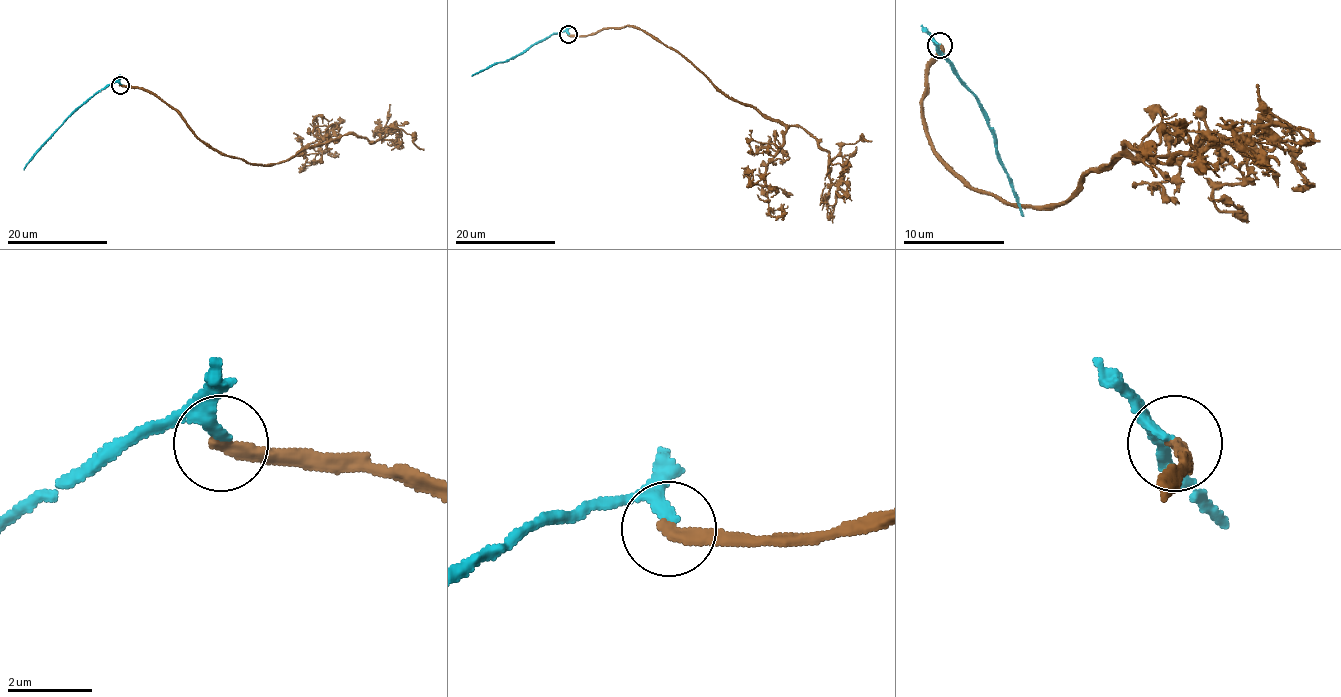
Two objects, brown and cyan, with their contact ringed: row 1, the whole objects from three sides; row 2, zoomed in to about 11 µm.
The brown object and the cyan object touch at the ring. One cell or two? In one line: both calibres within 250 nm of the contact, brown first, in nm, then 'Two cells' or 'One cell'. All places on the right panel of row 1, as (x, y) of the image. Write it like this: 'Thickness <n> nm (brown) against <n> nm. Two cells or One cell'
Thickness 320 nm (brown) against 280 nm. Two cells

